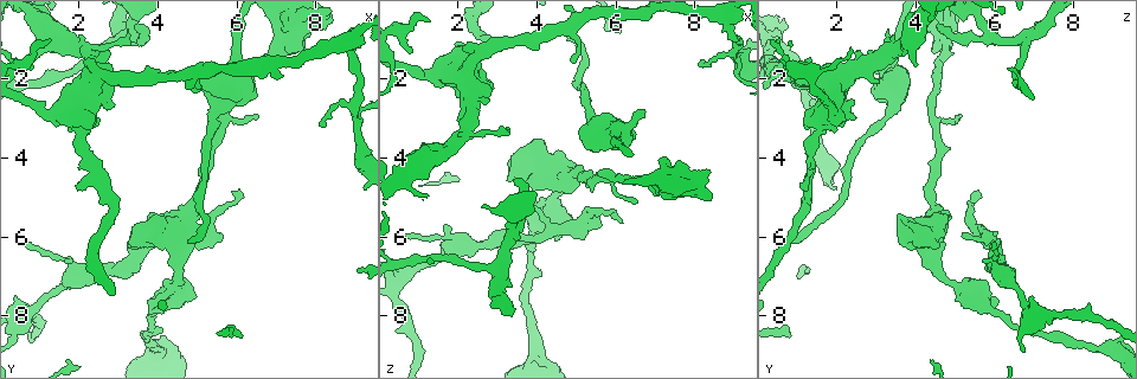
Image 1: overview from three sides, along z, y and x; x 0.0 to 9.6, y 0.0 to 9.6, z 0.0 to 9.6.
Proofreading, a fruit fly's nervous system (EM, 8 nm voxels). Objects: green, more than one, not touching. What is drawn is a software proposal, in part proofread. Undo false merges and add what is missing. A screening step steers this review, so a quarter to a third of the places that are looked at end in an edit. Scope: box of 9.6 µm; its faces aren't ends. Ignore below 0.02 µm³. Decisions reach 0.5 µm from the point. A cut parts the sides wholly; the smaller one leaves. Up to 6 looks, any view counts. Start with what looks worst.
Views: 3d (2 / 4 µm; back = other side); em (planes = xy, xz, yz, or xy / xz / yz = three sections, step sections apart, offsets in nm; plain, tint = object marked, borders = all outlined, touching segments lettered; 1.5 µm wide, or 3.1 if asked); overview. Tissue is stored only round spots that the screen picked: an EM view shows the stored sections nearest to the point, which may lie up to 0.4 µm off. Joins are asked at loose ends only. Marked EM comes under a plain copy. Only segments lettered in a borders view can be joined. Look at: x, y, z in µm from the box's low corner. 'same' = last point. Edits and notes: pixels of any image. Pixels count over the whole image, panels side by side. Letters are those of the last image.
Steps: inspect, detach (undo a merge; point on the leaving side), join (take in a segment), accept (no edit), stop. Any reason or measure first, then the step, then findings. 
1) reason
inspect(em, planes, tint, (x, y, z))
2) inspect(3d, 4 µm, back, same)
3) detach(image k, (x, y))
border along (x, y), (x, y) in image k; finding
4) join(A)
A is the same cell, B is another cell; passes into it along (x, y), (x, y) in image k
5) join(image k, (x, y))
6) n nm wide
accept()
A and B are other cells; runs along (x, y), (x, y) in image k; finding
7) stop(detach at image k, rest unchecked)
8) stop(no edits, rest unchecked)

free end
inspect(3d, 2 µm, (4.80, 6.10, 0.95))

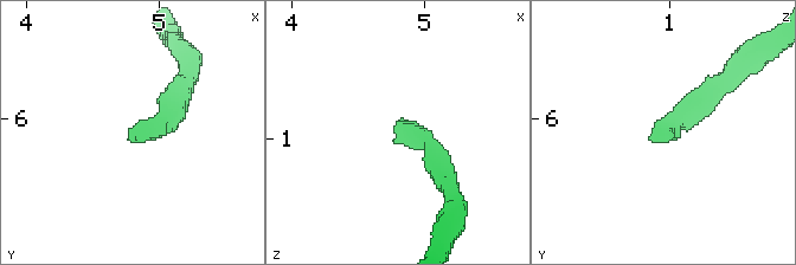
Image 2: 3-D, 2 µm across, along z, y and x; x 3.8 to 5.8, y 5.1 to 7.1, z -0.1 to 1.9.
inspect(em, planes, borders, (4.78, 6.06, 0.90))

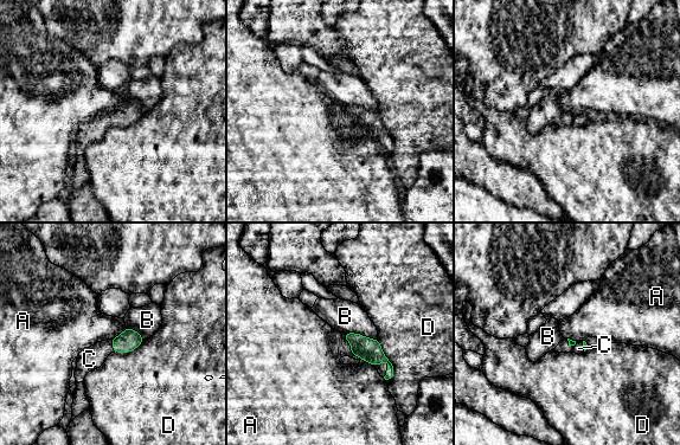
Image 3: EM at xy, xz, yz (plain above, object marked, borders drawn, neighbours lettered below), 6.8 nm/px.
join(C)
C is the same cell, A, B and D are other cells; passes into it along (128, 340), (111, 344), (89, 359) in image 3; it goes on there

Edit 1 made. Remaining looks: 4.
free end
inspect(3d, 4 µm, (3.45, 0.60, 4.65))

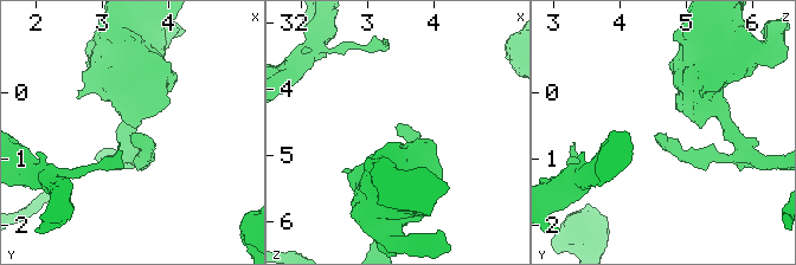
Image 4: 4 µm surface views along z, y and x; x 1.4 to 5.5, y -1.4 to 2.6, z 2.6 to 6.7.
inspect(em, planes, borders, (3.45, 0.60, 4.60))

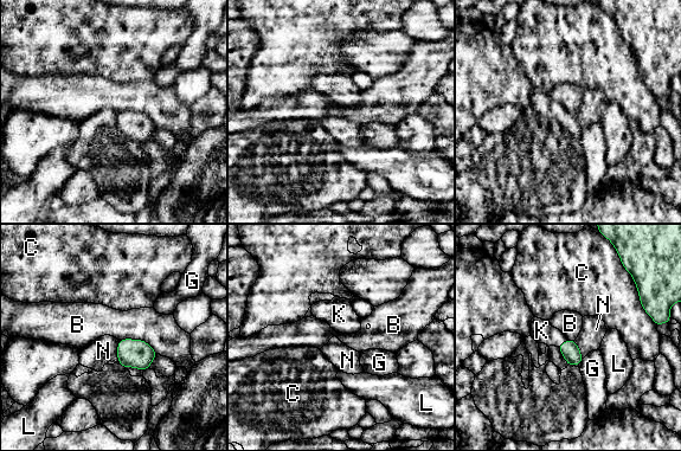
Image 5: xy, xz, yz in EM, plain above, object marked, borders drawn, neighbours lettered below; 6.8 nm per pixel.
join(K)
K is the same cell, B, C, G, L and N are other cells; passes into it along (569, 349), (563, 342), (541, 330) in image 5; it goes on there

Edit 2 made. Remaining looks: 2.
free end
inspect(em, xy, step 8, borders, (5.65, 5.90, 5.65))

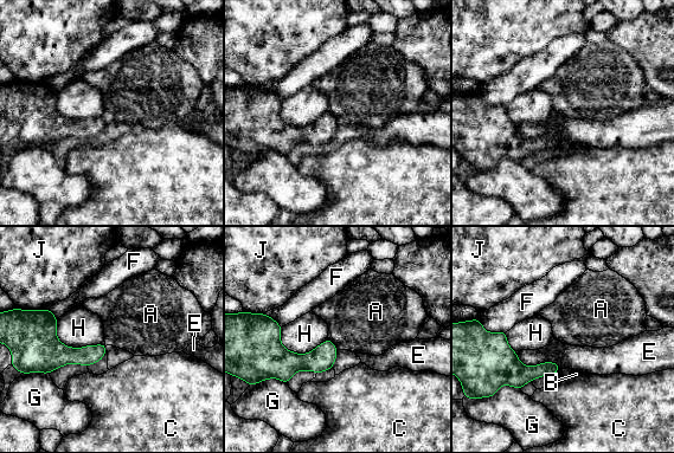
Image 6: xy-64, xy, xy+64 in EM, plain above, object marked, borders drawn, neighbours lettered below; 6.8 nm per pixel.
inspect(em, planes, borders, same)

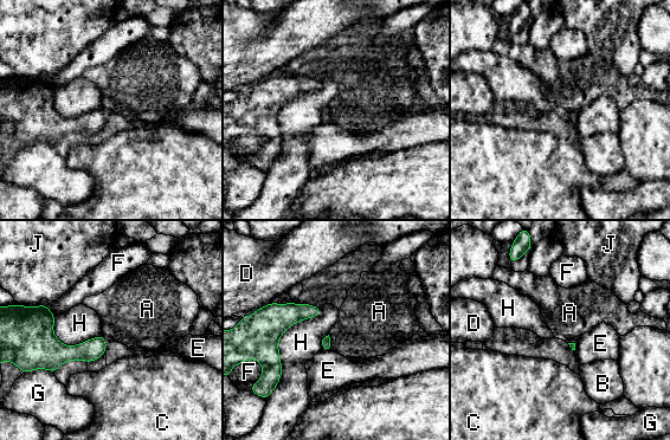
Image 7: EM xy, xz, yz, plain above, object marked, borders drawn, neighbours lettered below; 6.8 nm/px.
accept()
A, B, C, D, E, F, G, H and J are other cells; border along (328, 335), (329, 348) in image 7; no lettered segment goes on from it

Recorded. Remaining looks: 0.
stop(join at image 3, join at image 5, rest unchecked)

